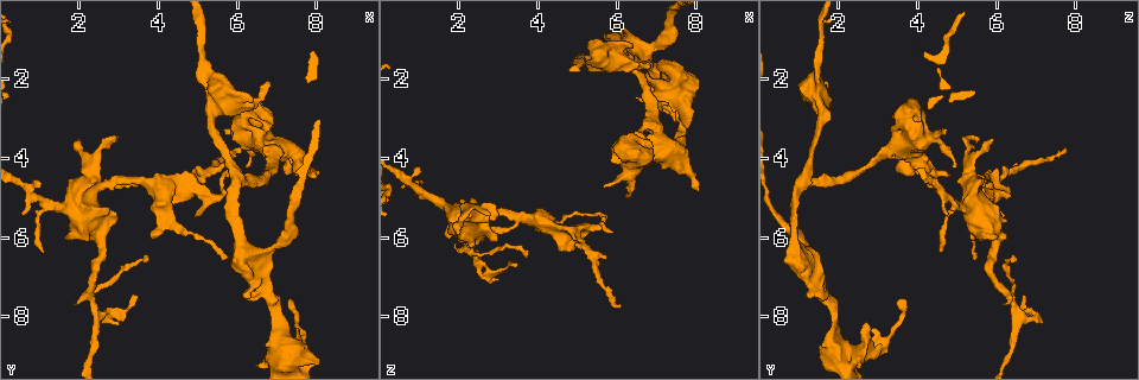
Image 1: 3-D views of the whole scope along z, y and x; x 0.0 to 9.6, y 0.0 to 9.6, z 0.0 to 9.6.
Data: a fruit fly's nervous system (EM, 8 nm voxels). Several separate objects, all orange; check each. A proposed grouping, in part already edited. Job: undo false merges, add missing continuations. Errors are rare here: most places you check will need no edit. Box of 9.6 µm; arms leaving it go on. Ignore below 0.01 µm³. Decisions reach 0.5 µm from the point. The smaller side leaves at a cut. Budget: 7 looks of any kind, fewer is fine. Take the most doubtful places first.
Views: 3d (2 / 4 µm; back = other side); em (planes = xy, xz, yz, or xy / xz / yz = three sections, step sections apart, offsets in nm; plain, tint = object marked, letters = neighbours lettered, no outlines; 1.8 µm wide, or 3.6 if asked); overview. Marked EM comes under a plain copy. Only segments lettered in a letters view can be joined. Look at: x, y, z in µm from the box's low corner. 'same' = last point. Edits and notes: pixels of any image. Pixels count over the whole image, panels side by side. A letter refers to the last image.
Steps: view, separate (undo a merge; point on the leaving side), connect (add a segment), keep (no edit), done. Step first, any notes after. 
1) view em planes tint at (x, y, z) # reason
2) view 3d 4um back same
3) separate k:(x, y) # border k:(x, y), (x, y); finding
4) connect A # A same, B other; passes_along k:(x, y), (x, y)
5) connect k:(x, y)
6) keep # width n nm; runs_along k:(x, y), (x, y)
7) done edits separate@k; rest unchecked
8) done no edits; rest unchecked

view 3d 2um back at (7.60, 8.70, 3.10) # calibre changes

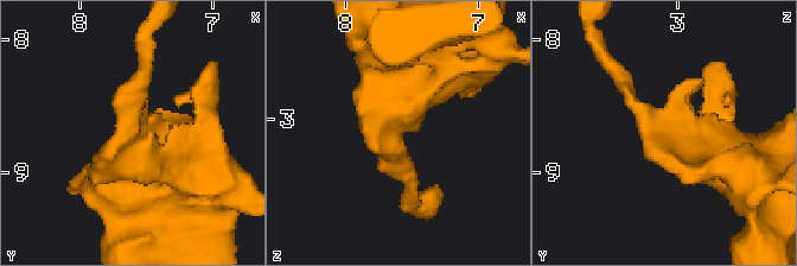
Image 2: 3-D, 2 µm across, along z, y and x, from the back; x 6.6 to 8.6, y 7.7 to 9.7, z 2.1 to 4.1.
view em planes tint at (7.60, 8.72, 3.10) # now the EM

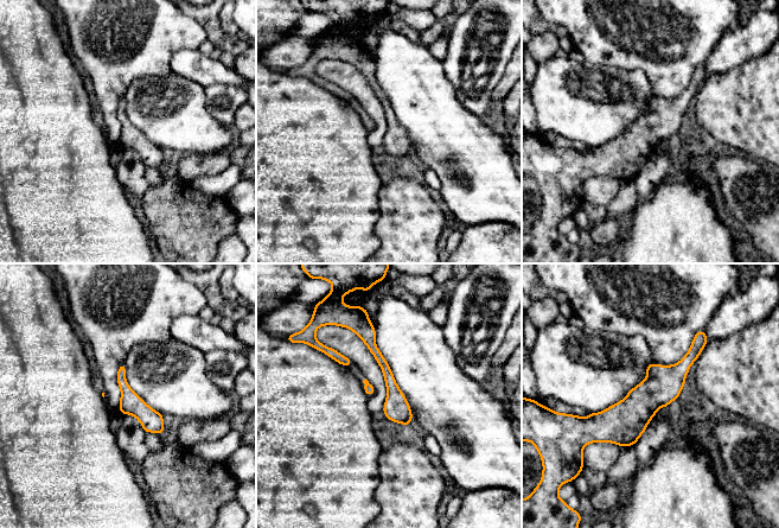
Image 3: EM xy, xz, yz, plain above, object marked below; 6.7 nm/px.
view em planes letters same

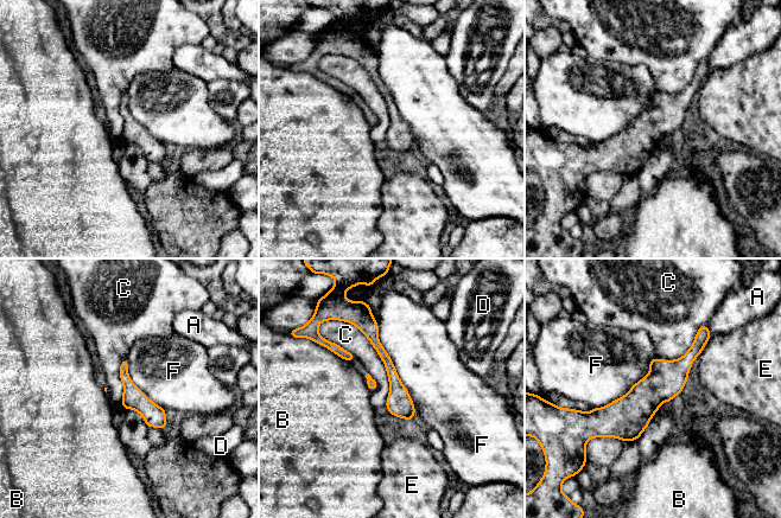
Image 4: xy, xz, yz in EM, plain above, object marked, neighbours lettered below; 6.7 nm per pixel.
keep # A other, B other, C other, D other, E other, F other; runs_along 4:(704, 338), (627, 416), (591, 416); all the same neuron

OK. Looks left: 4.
view em yz step 4 letters at (6.45, 2.60, 1.15) # branch stops here

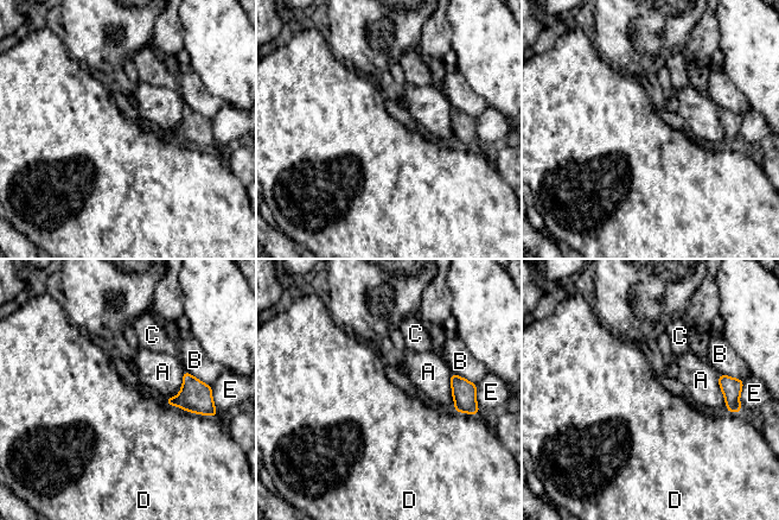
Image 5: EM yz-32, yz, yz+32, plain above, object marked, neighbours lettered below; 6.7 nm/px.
view em planes letters same # cut it another way

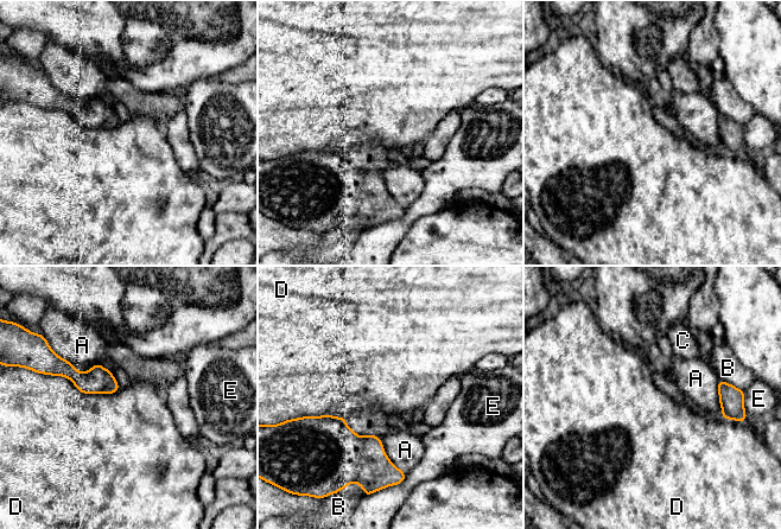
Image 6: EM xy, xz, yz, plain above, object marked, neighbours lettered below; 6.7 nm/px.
keep # width 130 nm; longest_contact D 500 nm; A other, B other, C other, D other, E other; no lettered segment goes on from it

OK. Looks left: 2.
done no edits; rest unchecked

